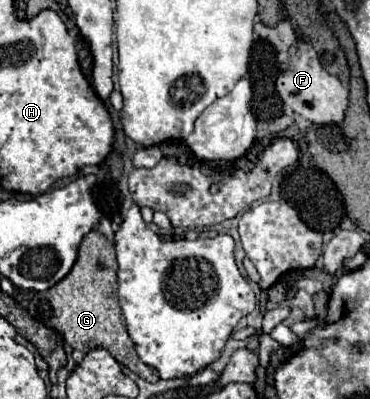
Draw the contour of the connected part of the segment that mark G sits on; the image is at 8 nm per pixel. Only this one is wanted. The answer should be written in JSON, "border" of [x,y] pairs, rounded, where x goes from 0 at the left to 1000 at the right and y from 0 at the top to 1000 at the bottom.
{"border":[[[246,576],[241,586],[230,586],[230,596],[219,602],[219,617],[214,617],[208,657],[197,662],[192,682],[165,707],[154,707],[143,722],[95,737],[89,752],[78,757],[78,787],[111,812],[122,807],[127,822],[154,827],[197,877],[241,882],[241,877],[273,867],[273,872],[295,877],[300,892],[322,912],[343,917],[354,932],[376,937],[381,947],[392,947],[403,957],[430,952],[424,927],[376,902],[376,892],[359,872],[359,857],[343,842],[338,797],[332,797],[322,747],[316,747],[311,622],[305,622],[305,612],[295,612],[295,602],[273,581]]]}

